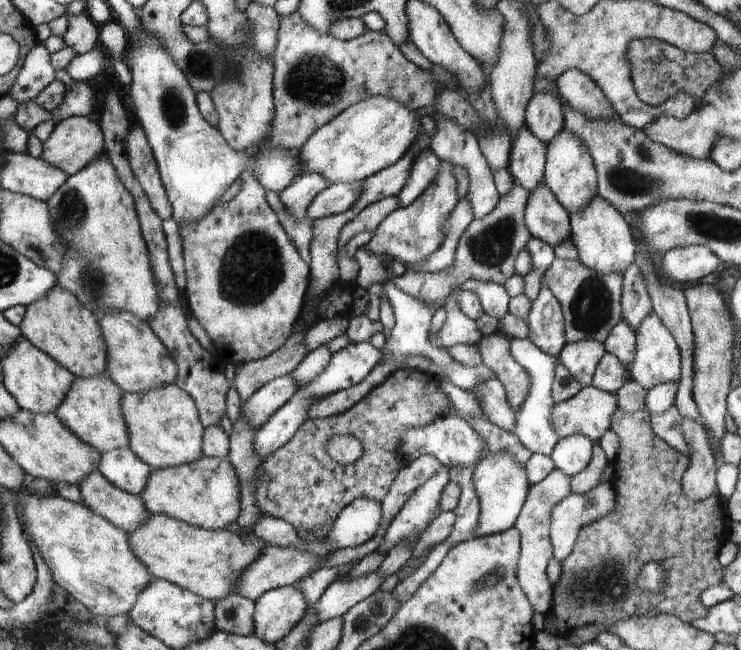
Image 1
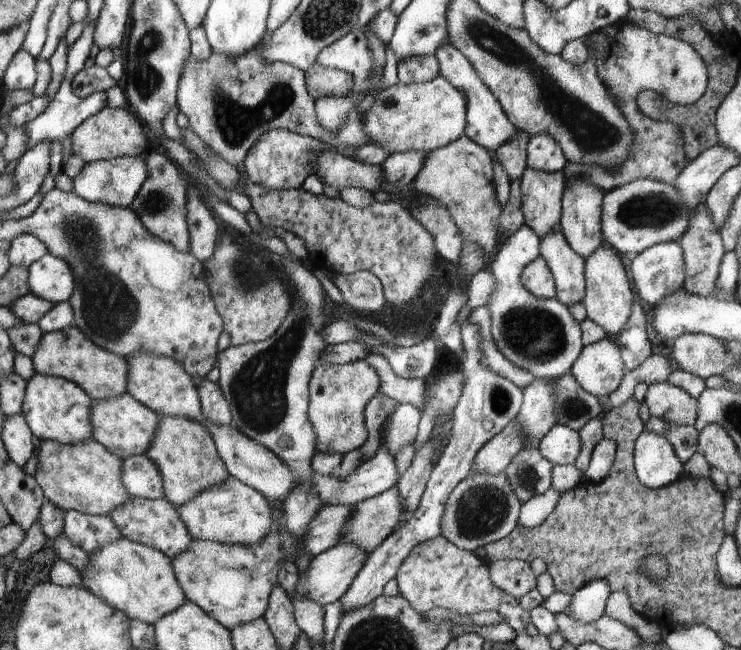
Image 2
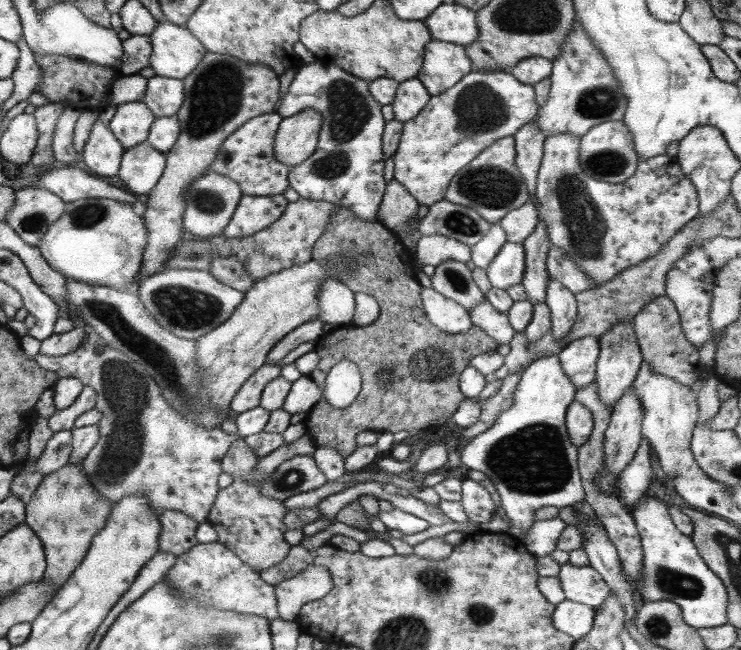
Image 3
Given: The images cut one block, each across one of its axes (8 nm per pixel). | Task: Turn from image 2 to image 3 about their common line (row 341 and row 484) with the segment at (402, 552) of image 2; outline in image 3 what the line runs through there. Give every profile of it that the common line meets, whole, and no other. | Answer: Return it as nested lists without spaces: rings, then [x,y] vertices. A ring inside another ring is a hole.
[[[469,479],[462,481],[460,502],[466,516],[478,525],[490,522],[498,508],[486,488]]]

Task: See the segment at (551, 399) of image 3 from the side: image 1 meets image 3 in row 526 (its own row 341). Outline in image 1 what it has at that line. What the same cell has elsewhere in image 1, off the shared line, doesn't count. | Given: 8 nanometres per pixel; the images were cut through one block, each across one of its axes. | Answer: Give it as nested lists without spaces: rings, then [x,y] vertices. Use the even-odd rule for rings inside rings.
[[[512,337],[510,342],[510,356],[525,368],[525,373],[531,382],[526,402],[518,409],[516,435],[522,444],[533,453],[550,456],[554,447],[561,440],[555,424],[553,423],[553,410],[555,402],[552,398],[552,384],[555,378],[555,358],[542,352],[530,339],[517,339]]]

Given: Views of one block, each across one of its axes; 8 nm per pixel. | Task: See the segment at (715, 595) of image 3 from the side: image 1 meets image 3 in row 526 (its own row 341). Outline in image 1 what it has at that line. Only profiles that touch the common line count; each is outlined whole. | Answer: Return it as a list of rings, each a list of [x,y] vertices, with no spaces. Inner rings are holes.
[[[652,310],[647,314],[635,330],[636,352],[633,363],[628,366],[628,374],[632,381],[638,381],[644,388],[651,389],[656,385],[681,379],[681,354],[672,333]]]

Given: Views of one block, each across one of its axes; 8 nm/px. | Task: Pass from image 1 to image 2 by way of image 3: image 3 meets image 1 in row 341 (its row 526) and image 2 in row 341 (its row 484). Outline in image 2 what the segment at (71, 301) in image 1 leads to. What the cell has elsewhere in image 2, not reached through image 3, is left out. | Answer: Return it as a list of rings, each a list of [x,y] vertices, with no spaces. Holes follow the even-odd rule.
[[[73,324],[62,330],[43,333],[31,359],[36,373],[42,373],[48,376],[60,377],[72,381],[80,388],[83,388],[84,392],[89,393],[89,397],[93,401],[112,398],[127,392],[126,358],[94,344],[91,340],[88,340],[88,337],[84,336],[83,332],[80,332],[80,329],[77,326],[74,326]]]

